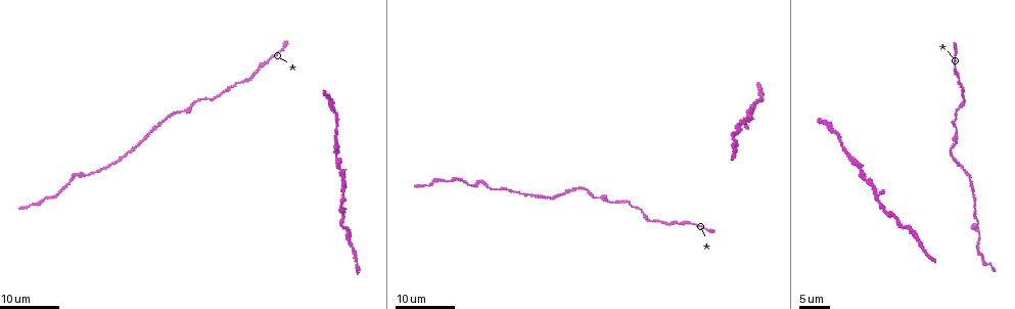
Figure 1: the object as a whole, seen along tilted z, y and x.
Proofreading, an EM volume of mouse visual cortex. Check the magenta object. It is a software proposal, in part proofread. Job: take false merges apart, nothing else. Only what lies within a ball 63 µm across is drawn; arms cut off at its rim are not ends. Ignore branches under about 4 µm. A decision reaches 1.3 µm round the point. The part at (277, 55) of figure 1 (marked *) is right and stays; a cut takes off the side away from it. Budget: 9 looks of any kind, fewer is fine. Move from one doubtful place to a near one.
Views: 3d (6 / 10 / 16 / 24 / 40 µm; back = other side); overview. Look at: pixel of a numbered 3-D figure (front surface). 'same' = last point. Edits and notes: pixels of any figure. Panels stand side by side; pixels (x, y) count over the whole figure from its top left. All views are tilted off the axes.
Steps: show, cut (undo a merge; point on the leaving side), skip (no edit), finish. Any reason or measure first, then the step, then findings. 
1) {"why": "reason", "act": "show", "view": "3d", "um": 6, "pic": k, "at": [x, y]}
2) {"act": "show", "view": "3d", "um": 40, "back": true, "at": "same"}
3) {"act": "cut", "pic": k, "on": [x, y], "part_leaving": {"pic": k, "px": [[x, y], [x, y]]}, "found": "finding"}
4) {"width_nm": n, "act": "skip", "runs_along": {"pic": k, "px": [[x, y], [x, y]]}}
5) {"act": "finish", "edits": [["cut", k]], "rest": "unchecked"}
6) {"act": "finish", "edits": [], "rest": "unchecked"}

{"why": "a narrow waist", "act": "show", "view": "3d", "um": 16, "pic": 1, "at": [535, 194]}

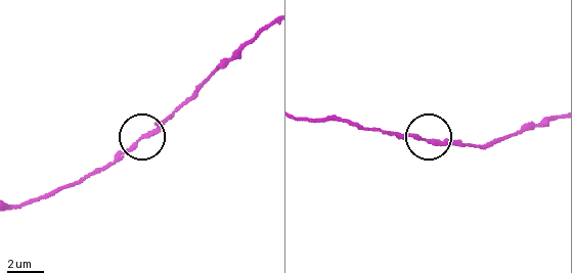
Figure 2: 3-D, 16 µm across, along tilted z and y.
{"act": "show", "view": "3d", "um": 6, "pic": 2, "at": [142, 139]}

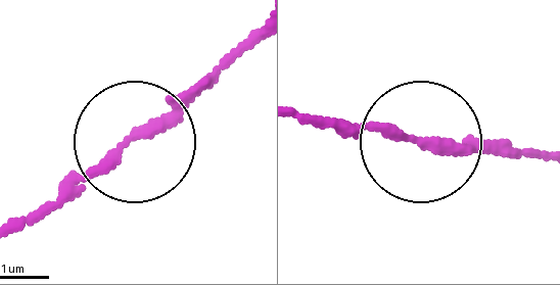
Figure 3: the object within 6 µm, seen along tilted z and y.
{"act": "skip", "runs_along": {"pic": 3, "px": [[252, 32], [43, 218]]}, "found": "one neuron here"}

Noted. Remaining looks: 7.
{"why": "thin neck", "act": "show", "view": "3d", "um": 24, "pic": 1, "at": [182, 111]}

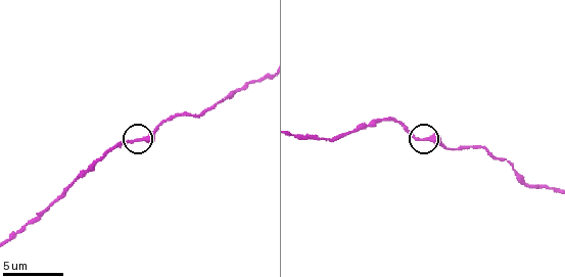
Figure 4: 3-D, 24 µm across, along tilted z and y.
{"why": "closer look", "act": "show", "view": "3d", "um": 10, "pic": 4, "at": [136, 141]}

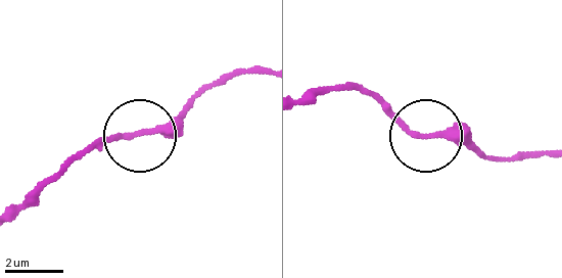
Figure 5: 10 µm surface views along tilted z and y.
{"width_nm": 210, "act": "skip", "runs_along": {"pic": 5, "px": [[265, 72], [216, 80], [154, 127], [108, 137], [77, 157]]}, "found": "continuous, no second neuron"}

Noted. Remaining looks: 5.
{"why": "narrows sharply", "act": "show", "view": "3d", "um": 24, "pic": 1, "at": [336, 157]}

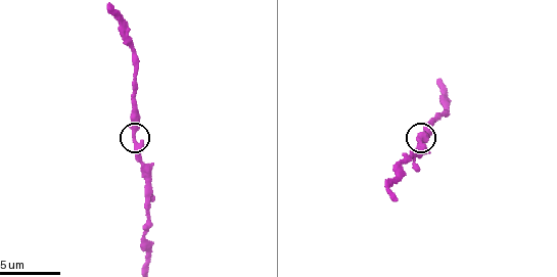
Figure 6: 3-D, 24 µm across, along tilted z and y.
{"why": "zoom in", "act": "show", "view": "3d", "um": 10, "pic": 6, "at": [132, 138]}

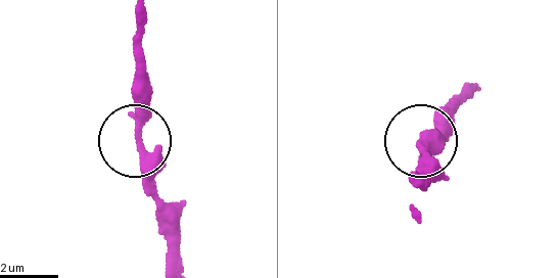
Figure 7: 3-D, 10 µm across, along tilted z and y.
{"arms": 3, "act": "skip", "found": "one neuron here"}

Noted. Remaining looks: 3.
{"why": "calibre changes", "act": "show", "view": "3d", "um": 24, "pic": 1, "at": [475, 183]}

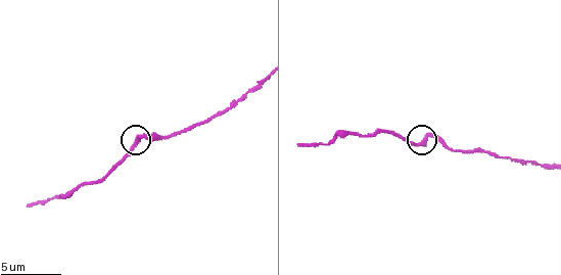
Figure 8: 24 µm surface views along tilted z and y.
{"act": "show", "view": "3d", "um": 10, "pic": 8, "at": [422, 141]}

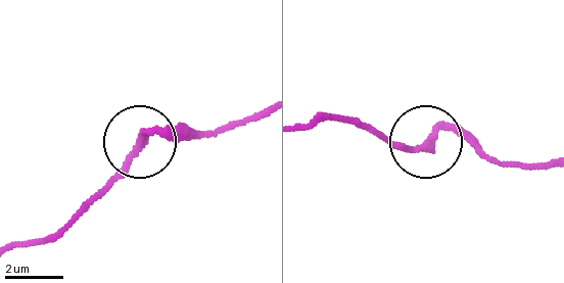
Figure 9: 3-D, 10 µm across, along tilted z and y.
{"act": "skip", "runs_along": {"pic": 9, "px": [[552, 168], [506, 167], [447, 132], [402, 148], [346, 124]]}, "found": "one neuron here"}

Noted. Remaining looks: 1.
{"act": "finish", "edits": [], "rest": "unchecked"}

